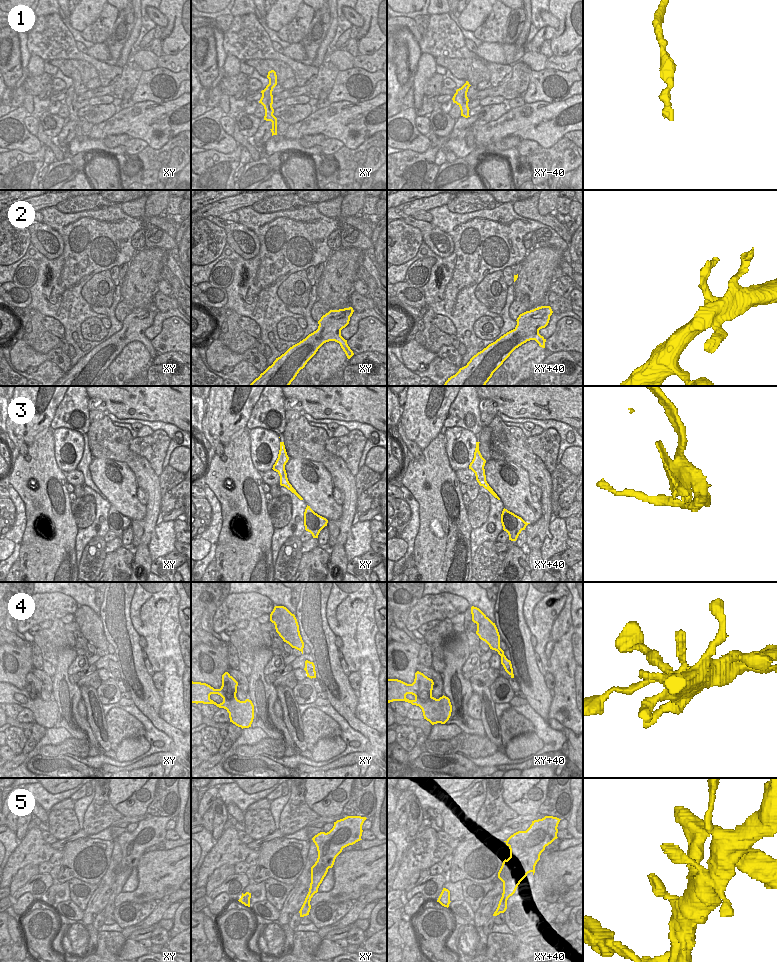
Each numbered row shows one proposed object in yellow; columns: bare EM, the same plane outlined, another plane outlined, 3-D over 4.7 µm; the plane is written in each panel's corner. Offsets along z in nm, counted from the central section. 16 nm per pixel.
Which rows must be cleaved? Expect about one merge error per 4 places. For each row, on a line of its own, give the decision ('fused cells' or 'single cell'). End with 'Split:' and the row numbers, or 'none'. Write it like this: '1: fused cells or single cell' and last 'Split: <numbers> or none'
1: single cell
2: single cell
3: fused cells
4: single cell
5: single cell
Split: 3

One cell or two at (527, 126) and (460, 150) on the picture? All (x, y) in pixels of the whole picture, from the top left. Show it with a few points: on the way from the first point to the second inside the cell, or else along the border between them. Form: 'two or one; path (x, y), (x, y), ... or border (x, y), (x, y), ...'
two; border (476, 147), (464, 158)

